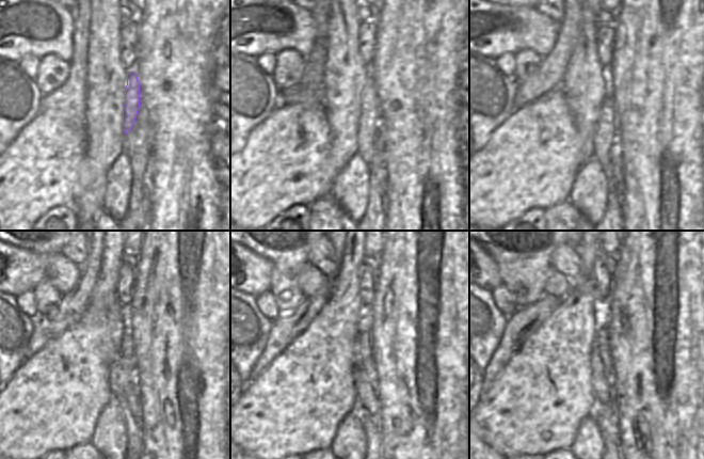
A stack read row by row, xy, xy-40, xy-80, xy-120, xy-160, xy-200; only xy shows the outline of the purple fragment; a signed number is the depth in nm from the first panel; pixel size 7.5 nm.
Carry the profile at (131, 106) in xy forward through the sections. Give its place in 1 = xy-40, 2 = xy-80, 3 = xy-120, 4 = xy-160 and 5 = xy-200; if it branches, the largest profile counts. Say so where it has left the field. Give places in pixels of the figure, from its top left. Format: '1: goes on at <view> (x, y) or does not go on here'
1: goes on at xy-40 (368, 128)
2: goes on at xy-80 (605, 142)
3: goes on at xy-120 (122, 374)
4: goes on at xy-160 (371, 426)
5: goes on at xy-200 (609, 447)

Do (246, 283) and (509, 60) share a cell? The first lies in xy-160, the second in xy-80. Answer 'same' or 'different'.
different

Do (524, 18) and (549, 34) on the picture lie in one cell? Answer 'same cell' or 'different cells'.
same cell

